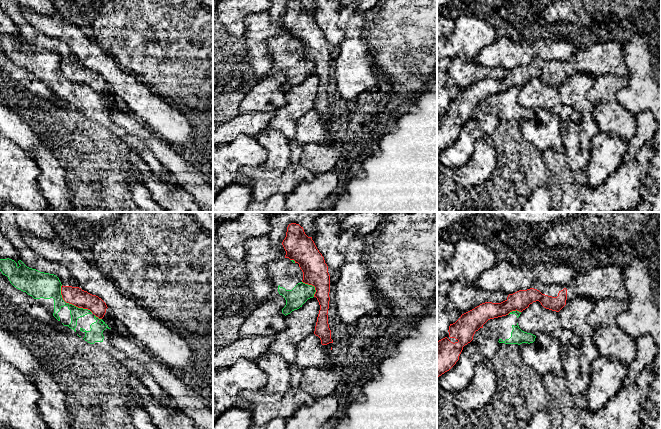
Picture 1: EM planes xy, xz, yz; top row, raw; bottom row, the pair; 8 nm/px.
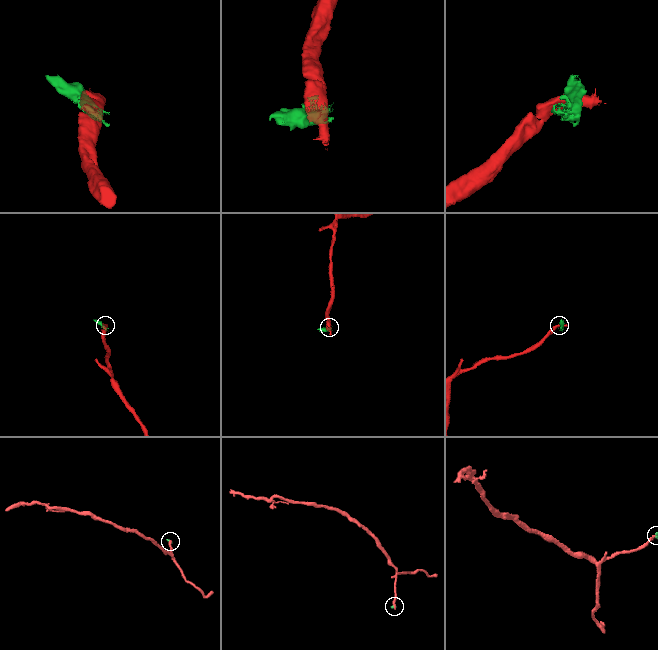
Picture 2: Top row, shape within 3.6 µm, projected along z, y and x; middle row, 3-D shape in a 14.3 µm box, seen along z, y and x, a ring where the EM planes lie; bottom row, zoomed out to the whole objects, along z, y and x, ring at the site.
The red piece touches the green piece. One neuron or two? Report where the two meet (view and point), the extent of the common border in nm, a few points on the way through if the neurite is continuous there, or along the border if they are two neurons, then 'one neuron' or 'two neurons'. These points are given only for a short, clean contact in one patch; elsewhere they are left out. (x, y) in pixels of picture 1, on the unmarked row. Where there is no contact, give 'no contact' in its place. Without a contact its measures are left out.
xy (71, 79) | 340 nm | two neurons

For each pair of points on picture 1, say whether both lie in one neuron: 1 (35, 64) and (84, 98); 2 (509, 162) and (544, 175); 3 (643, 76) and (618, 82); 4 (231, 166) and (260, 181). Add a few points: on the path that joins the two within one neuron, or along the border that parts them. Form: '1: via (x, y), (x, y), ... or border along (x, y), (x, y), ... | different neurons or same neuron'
1: via (47, 73), (63, 88), (72, 91) | same neuron
2: via (518, 162), (526, 163), (535, 168) | same neuron
3: border along (627, 77), (627, 85), (617, 94), (619, 102) | different neurons
4: border along (262, 164), (240, 169), (251, 180), (247, 183) | different neurons

